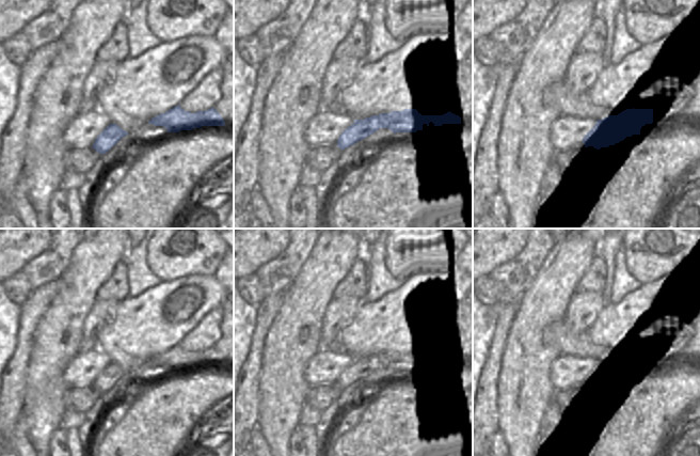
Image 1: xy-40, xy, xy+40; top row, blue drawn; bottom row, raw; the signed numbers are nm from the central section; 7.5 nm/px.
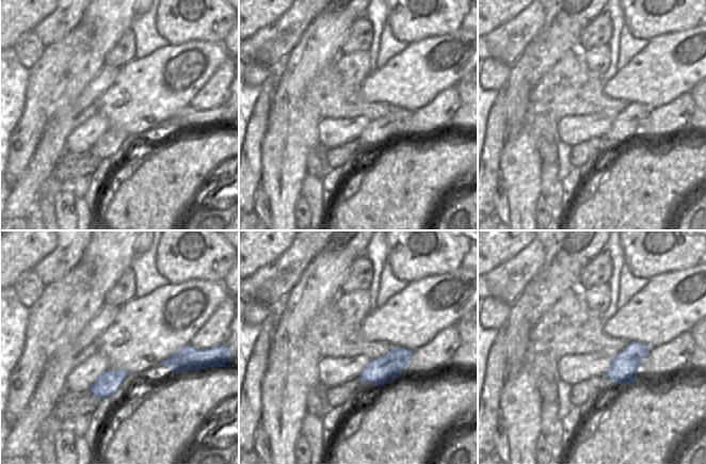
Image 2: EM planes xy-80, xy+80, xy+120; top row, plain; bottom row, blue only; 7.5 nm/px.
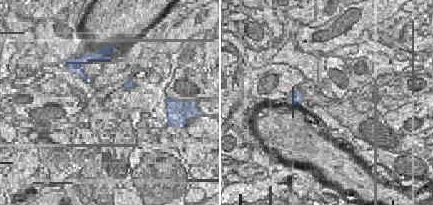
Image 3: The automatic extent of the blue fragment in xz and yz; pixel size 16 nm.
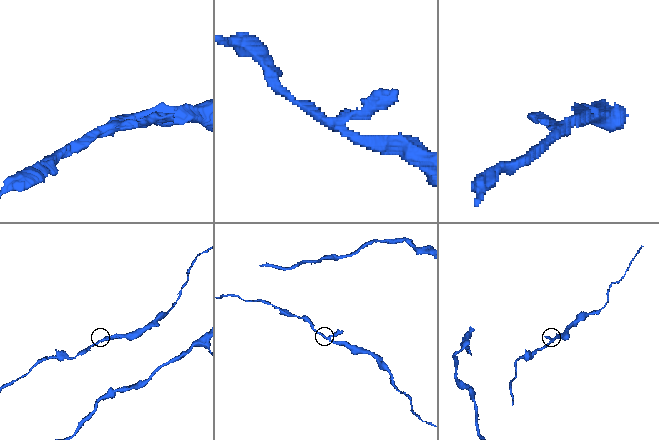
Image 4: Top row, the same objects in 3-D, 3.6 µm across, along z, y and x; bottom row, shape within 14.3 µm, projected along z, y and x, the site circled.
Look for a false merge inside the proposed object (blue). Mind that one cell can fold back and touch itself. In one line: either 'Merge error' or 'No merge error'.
Merge error.

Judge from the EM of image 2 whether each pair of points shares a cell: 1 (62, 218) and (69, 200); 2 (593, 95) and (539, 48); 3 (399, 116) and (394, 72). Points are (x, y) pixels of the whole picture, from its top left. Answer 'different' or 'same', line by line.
1: same
2: different
3: different

